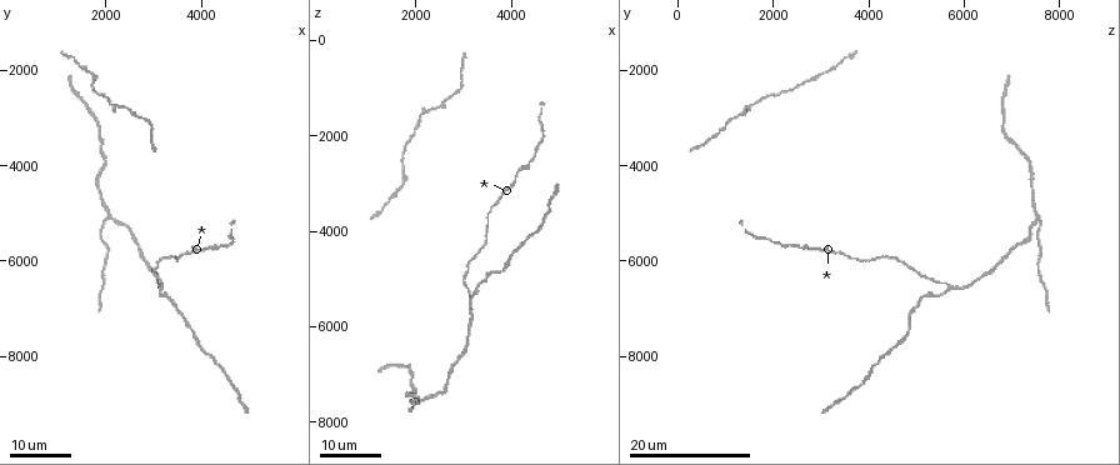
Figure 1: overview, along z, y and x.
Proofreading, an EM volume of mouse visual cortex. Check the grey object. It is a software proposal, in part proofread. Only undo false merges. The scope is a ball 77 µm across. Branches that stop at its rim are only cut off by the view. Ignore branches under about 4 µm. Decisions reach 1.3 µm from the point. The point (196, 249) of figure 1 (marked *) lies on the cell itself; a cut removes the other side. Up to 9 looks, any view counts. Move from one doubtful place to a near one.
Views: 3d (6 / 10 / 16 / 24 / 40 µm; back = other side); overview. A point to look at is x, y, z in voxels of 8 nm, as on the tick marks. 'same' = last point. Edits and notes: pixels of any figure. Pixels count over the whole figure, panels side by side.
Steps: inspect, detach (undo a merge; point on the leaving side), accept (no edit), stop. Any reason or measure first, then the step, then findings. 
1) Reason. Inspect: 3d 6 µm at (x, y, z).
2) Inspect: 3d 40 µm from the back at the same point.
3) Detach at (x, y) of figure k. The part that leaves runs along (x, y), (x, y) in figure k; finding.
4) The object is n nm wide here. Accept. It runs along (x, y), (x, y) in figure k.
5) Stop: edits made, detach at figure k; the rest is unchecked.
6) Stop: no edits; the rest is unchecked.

A narrow waist. Inspect: 3d 24 µm at (3800, 7500, 4800).

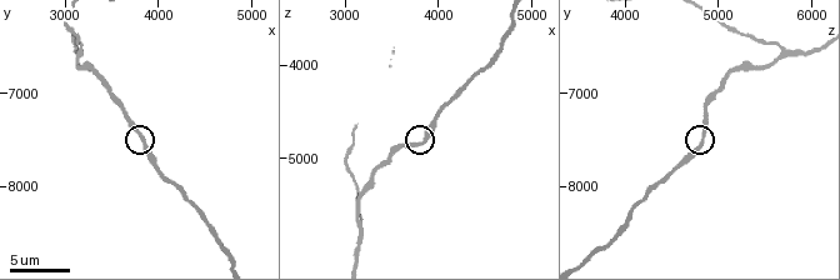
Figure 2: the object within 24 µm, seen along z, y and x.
Inspect: 3d 10 µm at (3800, 7500, 4800).

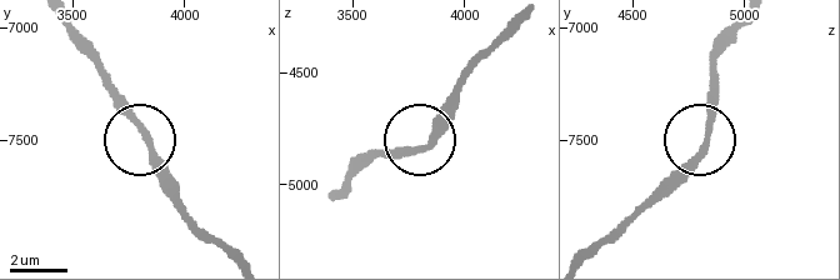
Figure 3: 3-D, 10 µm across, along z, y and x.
Accept. It runs along (329, 196), (370, 159), (420, 149), (436, 113), (460, 86) in figure 3; continuous, no second cell.

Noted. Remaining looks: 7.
Branch point. Inspect: 3d 10 µm at (3200, 6550, 5750).

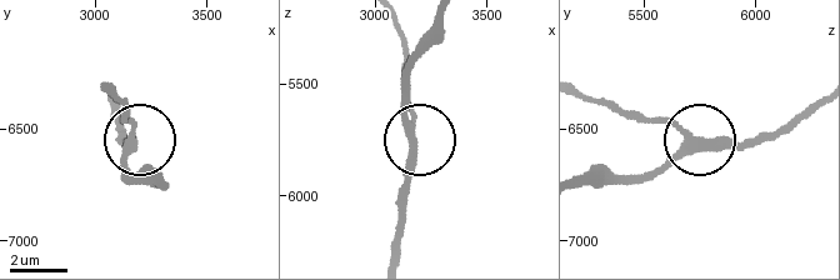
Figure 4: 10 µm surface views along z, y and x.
Accept. It runs along (583, 91), (675, 123), (690, 135), (690, 146), (641, 183) in figure 4; continuous, no second cell.

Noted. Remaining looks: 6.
Inspect: 3d 24 µm at (2000, 6150, 7550).

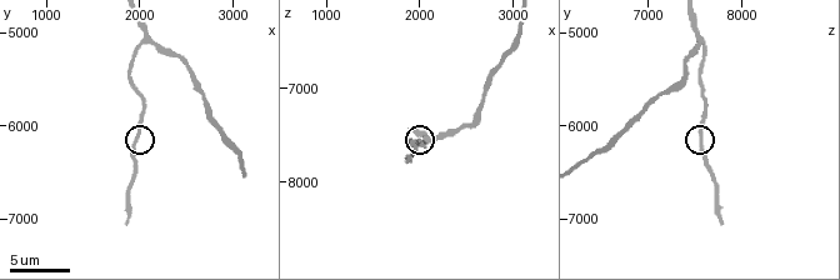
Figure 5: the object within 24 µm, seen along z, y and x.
Zoom in. Inspect: 3d 10 µm at (1950, 6200, 7550).

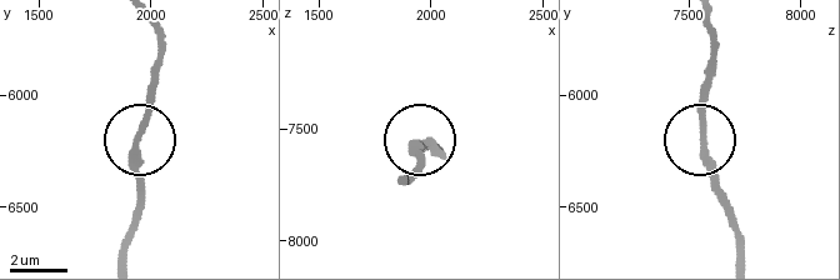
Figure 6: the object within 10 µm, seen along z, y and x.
The object is 230 nm wide here. Accept. Continuous, no second cell.

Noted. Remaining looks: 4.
Inspect: 3d 10 µm at (2600, 5500, 7400).

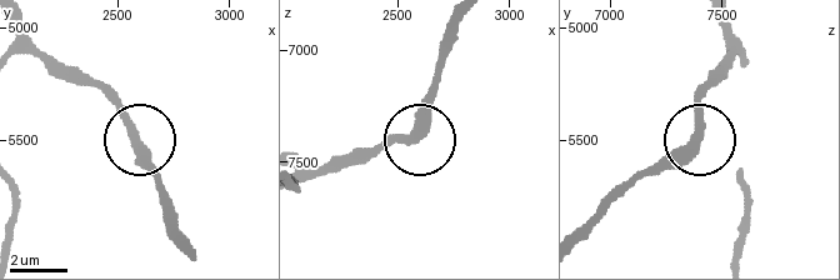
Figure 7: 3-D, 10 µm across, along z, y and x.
Accept. It runs along (186, 240), (176, 213), (150, 176), (131, 119), (103, 85) in figure 7; continuous, no second cell.

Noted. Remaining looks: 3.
Stop: no edits; the rest is unchecked.

